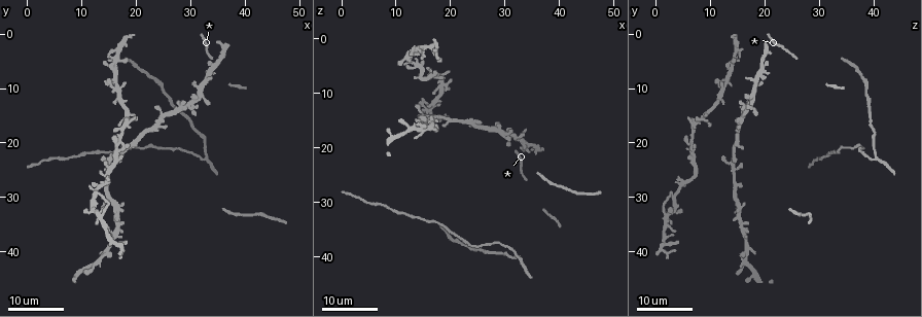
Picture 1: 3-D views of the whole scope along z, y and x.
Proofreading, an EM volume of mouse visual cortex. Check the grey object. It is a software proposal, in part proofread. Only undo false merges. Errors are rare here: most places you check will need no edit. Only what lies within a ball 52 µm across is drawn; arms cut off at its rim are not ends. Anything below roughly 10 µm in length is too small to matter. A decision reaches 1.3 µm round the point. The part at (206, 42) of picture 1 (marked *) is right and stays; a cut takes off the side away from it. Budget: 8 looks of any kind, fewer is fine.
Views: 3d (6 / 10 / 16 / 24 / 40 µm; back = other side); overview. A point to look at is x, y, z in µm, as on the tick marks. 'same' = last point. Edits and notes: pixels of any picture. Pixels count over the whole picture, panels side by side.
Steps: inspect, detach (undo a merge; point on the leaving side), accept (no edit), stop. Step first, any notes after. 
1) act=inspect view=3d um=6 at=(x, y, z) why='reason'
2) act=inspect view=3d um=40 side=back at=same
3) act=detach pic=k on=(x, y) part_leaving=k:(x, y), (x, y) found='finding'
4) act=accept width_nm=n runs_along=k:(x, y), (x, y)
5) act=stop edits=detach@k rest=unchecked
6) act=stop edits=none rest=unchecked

act=inspect view=3d um=24 at=(37.0, 32.5, 26.0) why='thin neck'

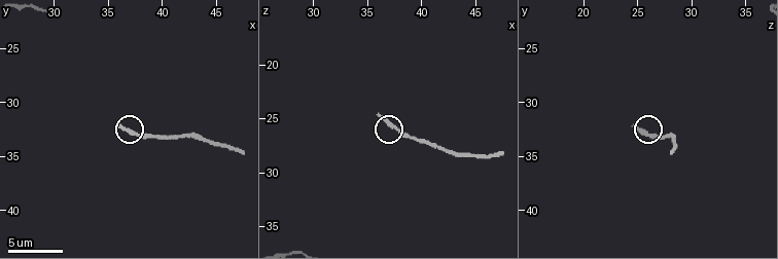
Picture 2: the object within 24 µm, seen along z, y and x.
act=inspect view=3d um=10 at=(37.2, 32.8, 25.6)

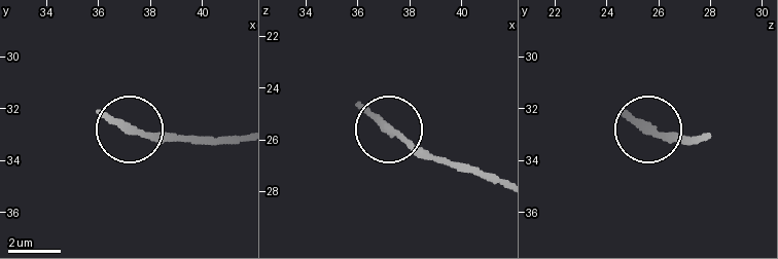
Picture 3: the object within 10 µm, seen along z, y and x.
act=accept found='all the same neuron'

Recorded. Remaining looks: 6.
act=inspect view=3d um=24 at=(22.0, 21.0, 36.5) why='thick turns thin'

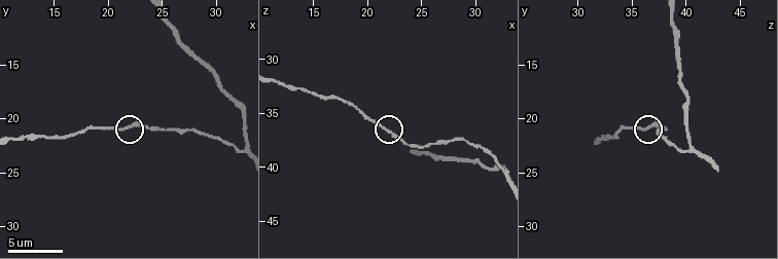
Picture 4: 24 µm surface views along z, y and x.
act=inspect view=3d um=10 at=(22.0, 21.0, 36.8)

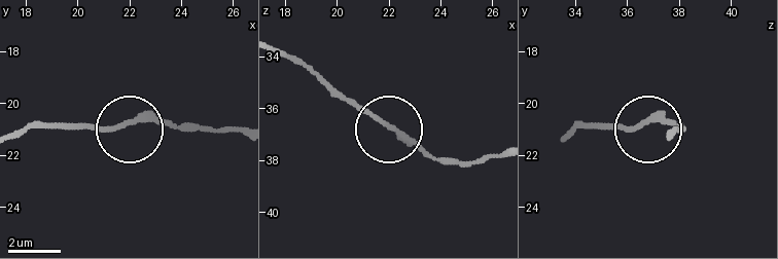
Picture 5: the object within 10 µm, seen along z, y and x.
act=accept runs_along=5:(239, 133), (152, 119), (75, 125) found='continuous, no second neuron'

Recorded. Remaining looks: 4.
act=inspect view=3d um=16 at=(15.0, 24.0, 14.0)

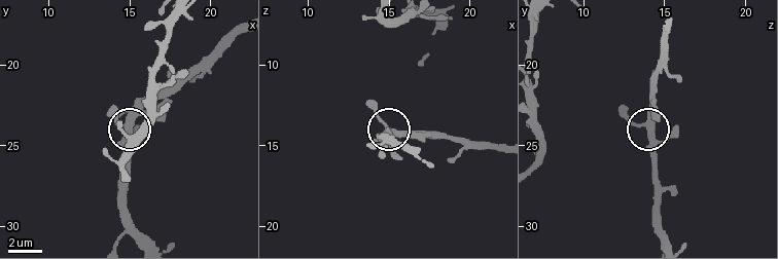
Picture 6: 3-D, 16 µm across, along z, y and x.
act=inspect view=3d um=6 at=(14.9, 23.6, 13.8)

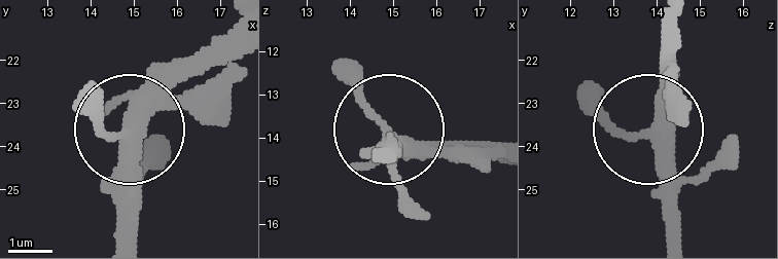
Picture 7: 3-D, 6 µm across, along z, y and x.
act=accept side_arm_um=29 runs_along=7:(232, 56), (136, 133), (133, 232) found='continuous, no second neuron'

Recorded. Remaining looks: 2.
act=inspect view=3d um=16 at=(15.0, 25.0, 7.5) why='three arms meet'

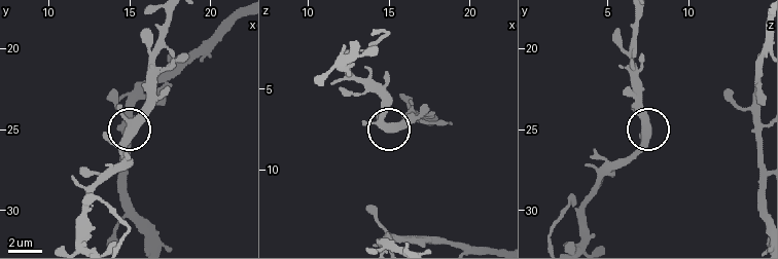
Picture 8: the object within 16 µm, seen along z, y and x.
act=inspect view=3d um=10 at=(15.4, 24.9, 7.3) why='zoom in'

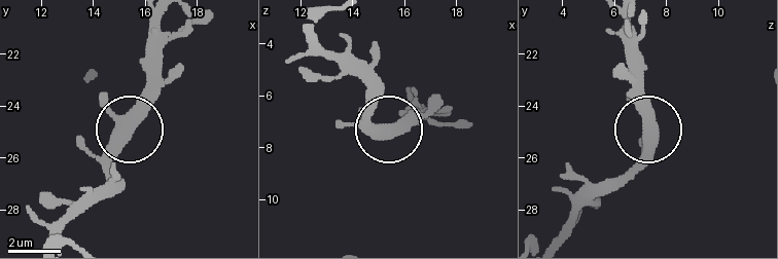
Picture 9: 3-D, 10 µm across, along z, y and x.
act=accept width_nm=390 found='one neuron here'

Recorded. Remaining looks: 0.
act=stop edits=none rest=unchecked

